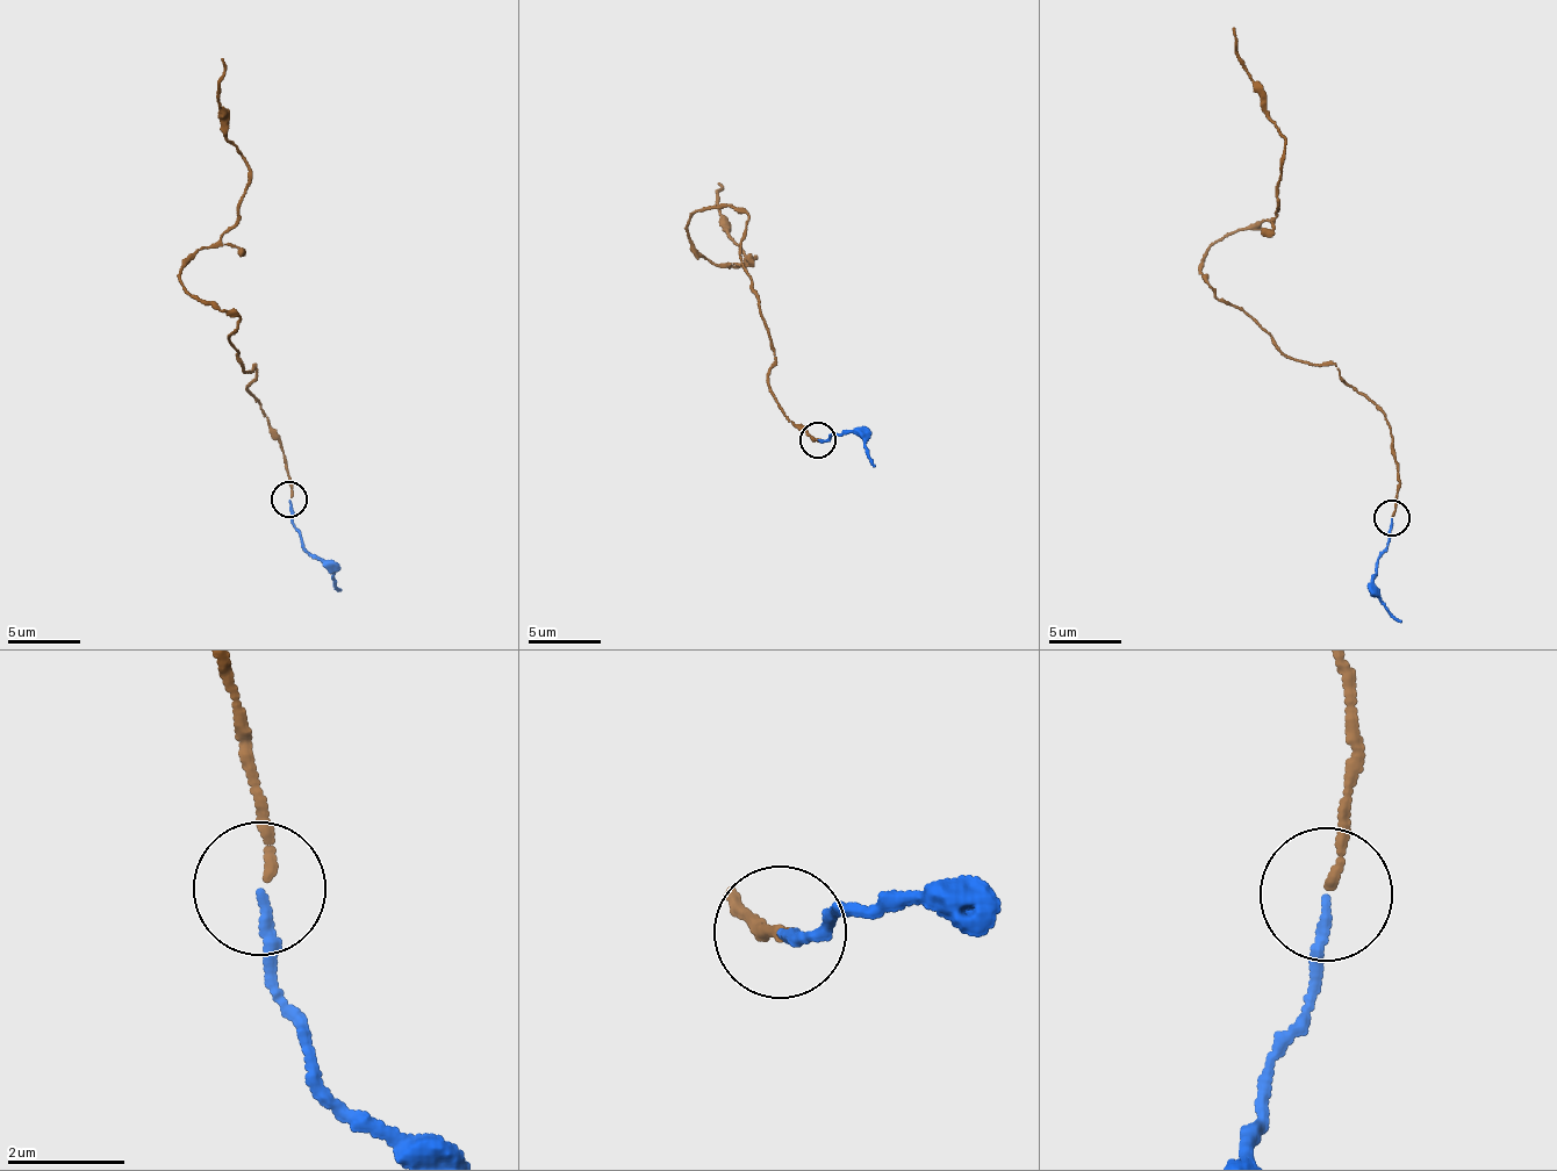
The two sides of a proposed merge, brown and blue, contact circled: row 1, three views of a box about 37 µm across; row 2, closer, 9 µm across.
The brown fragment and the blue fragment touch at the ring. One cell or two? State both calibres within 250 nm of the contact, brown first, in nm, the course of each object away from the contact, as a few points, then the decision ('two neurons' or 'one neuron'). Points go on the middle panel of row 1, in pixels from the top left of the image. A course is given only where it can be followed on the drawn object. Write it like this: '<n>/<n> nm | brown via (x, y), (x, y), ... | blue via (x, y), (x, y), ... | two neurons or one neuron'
150/140 nm | brown via (818, 440), (769, 387), (746, 215), (709, 206), (689, 245), (754, 259), (718, 184) | blue via (818, 440), (824, 443), (839, 433), (858, 433), (874, 468) | one neuron

